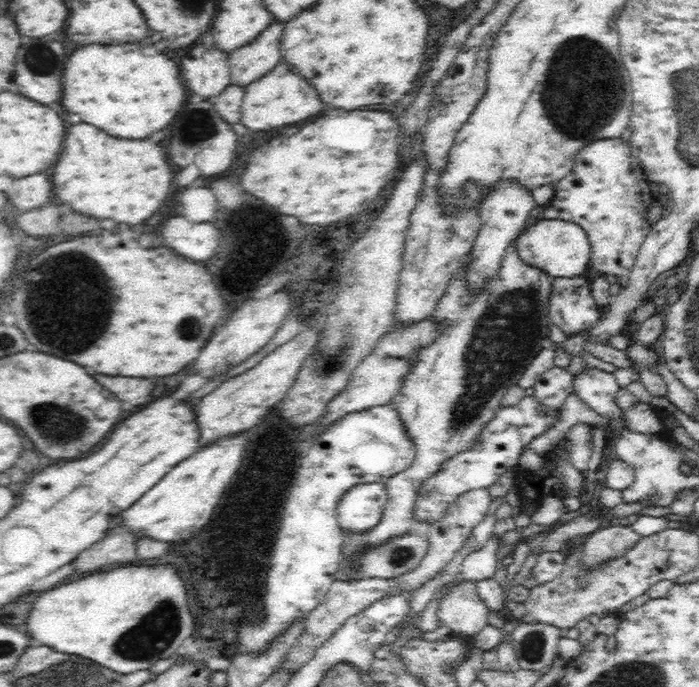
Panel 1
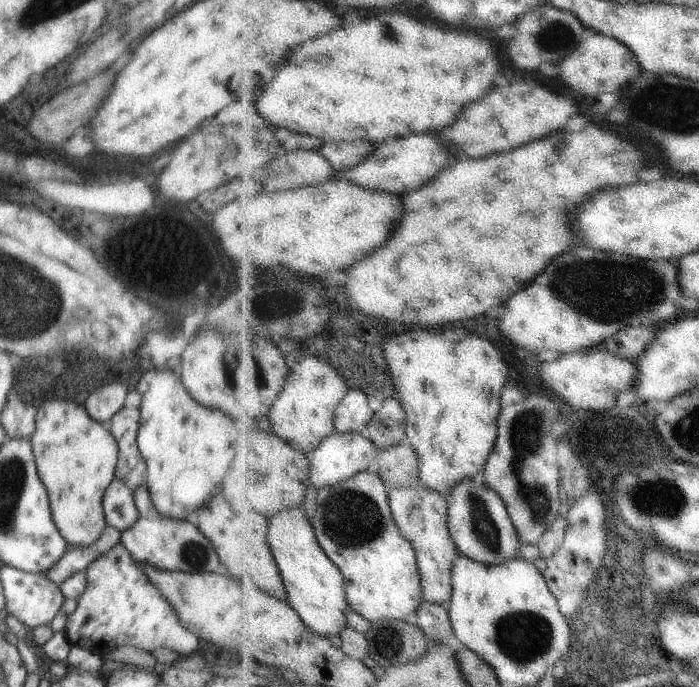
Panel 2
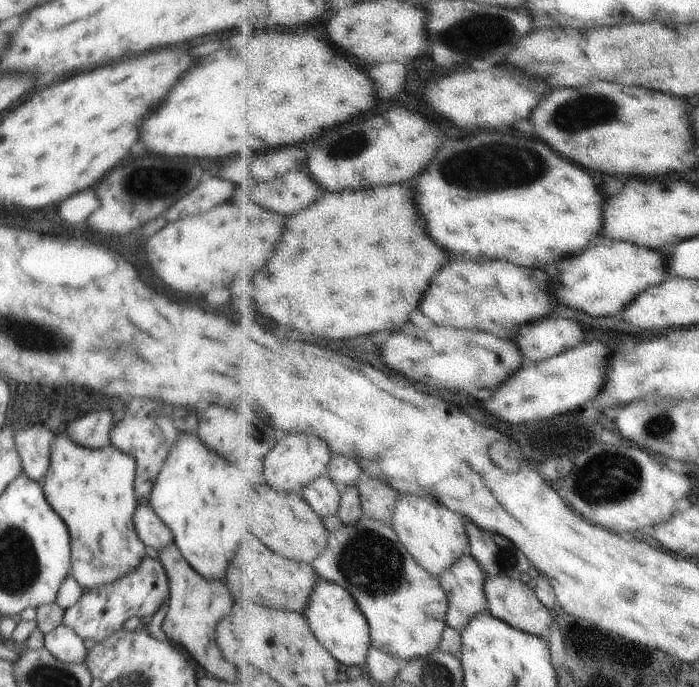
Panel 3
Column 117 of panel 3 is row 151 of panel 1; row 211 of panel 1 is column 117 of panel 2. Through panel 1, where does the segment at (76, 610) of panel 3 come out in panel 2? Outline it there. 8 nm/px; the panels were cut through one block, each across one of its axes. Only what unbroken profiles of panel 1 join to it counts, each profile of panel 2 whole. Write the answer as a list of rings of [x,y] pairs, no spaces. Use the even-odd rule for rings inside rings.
[[[120,542],[110,548],[106,554],[98,556],[85,570],[87,576],[86,590],[77,600],[78,606],[72,614],[68,615],[66,620],[67,638],[72,646],[88,649],[97,654],[103,649],[114,650],[116,646],[134,646],[142,648],[147,654],[150,654],[158,648],[169,648],[174,652],[189,656],[198,648],[199,638],[187,628],[184,628],[168,604],[168,600],[160,594],[160,590],[144,576],[144,572],[138,568],[138,564],[132,558],[132,555],[126,550],[126,547]]]

